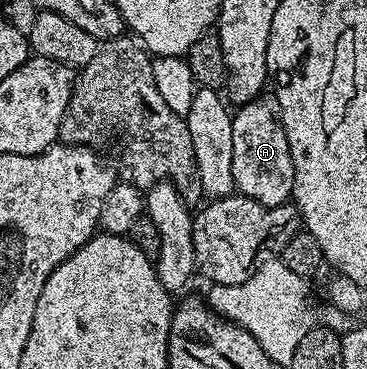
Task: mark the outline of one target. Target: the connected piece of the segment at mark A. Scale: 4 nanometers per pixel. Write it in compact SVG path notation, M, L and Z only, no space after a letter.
M259 95L248 103L237 106L232 121L232 179L235 190L241 196L261 205L284 205L294 192L294 168L292 151L288 147L288 135L284 131L280 103L272 95Z

